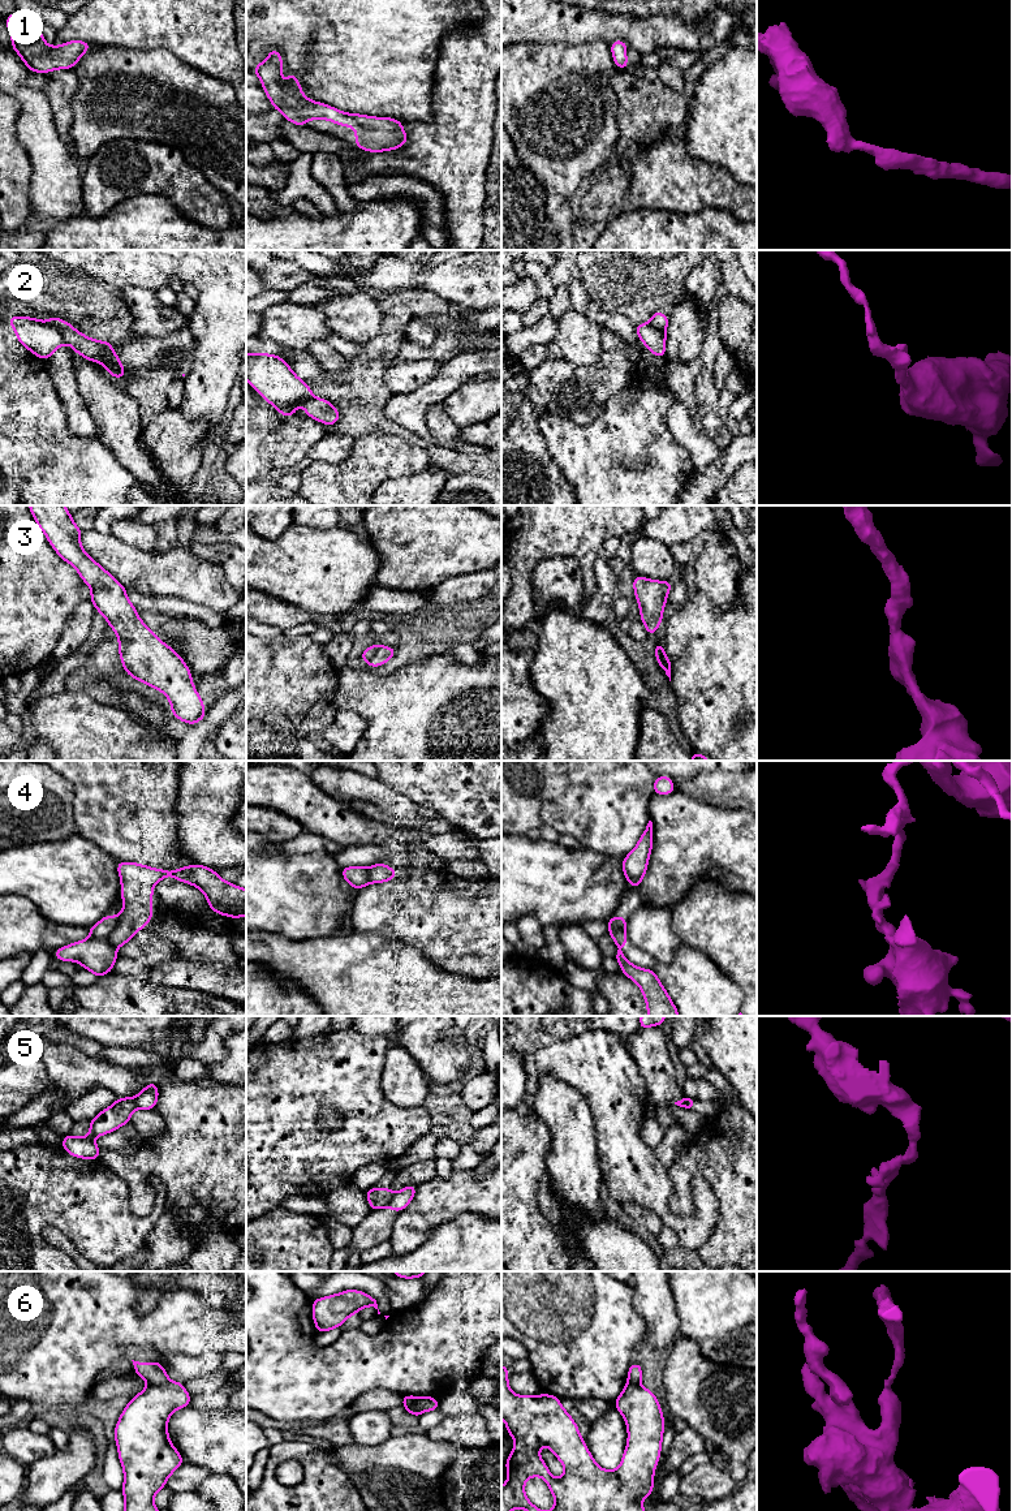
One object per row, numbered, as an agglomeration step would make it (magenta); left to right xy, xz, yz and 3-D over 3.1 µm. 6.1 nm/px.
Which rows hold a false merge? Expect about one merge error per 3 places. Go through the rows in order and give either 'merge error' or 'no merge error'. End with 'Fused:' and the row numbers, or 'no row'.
1: no merge error
2: merge error
3: no merge error
4: merge error
5: merge error
6: merge error
Fused: 2, 4, 5, 6

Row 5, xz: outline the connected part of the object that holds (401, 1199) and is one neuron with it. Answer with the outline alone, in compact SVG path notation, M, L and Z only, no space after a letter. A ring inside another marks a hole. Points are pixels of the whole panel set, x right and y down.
M406 1185L401 1191L399 1191L396 1194L393 1194L391 1202L387 1206L393 1211L401 1211L413 1200L415 1192L417 1192L417 1187Z

